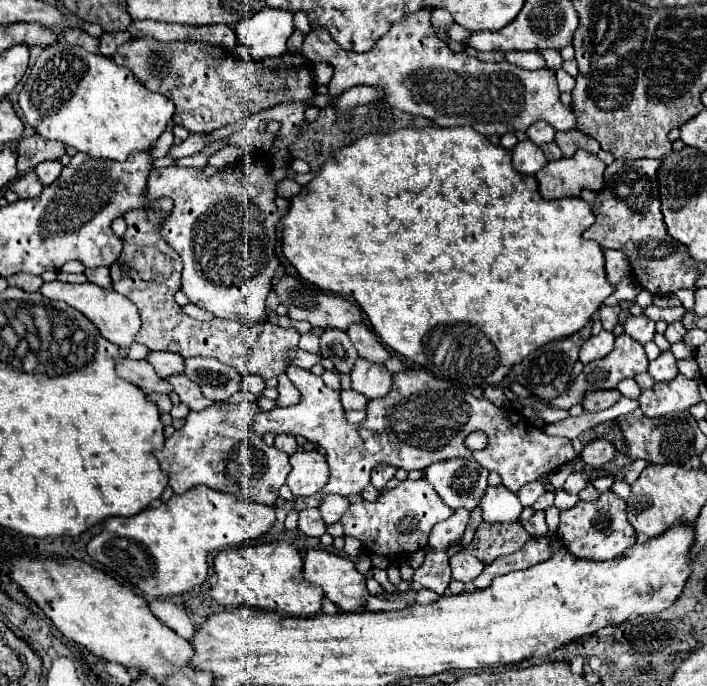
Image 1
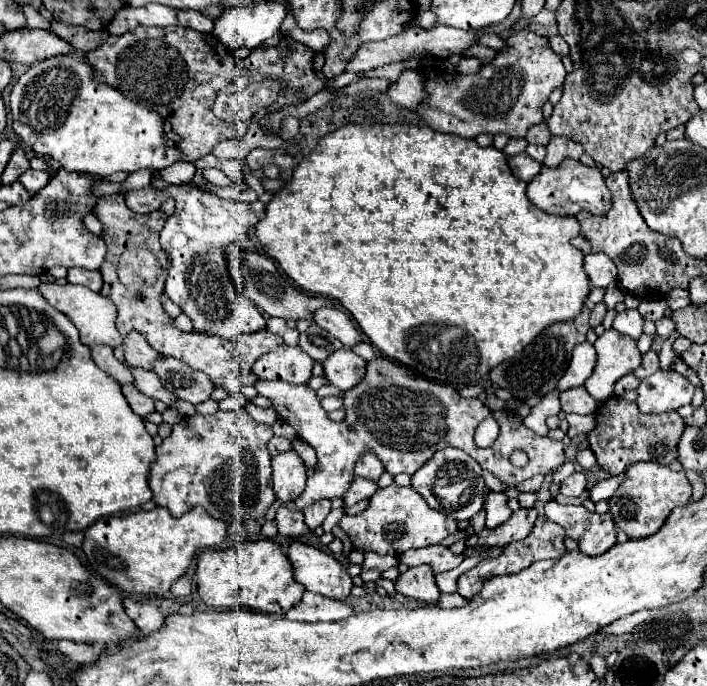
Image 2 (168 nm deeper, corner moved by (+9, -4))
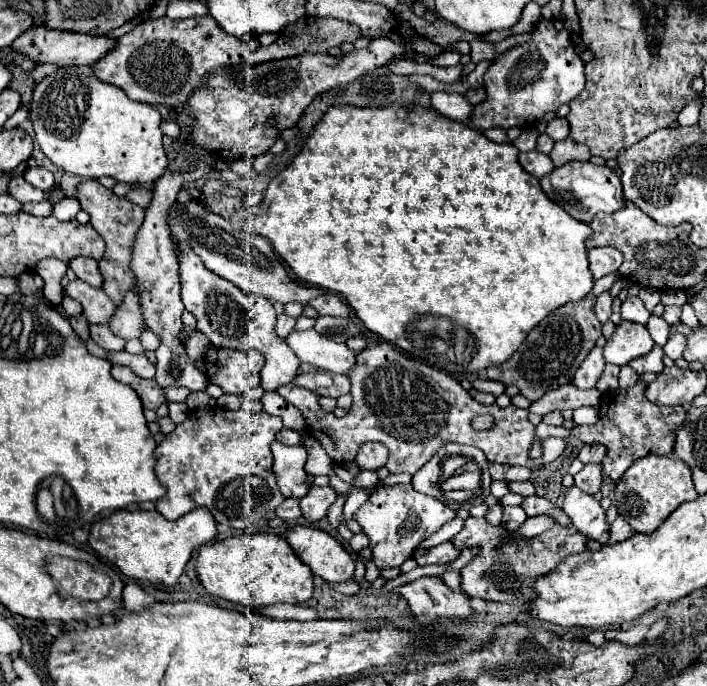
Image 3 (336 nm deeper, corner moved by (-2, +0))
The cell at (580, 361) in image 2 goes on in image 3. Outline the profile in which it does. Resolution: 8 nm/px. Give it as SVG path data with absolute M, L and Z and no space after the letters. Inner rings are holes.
M594 346L588 352L586 360L576 370L572 384L578 386L578 388L594 388L596 382L598 382L598 378L600 378L600 374L602 374L602 370L604 370L604 366L606 364L604 364L604 356L602 356L602 348Z

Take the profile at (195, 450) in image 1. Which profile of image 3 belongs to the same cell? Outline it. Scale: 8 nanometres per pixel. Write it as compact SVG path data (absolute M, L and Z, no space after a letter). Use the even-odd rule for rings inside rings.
M220 406L192 410L156 448L156 476L168 488L166 496L156 502L156 510L168 520L178 520L190 510L206 506L216 522L228 528L246 528L258 522L284 502L272 472L270 450L280 430L282 420L268 412L248 414Z

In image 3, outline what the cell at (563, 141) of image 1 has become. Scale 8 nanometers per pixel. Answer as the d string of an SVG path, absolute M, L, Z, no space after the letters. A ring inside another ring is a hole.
M564 138L564 140L554 144L554 150L550 152L550 158L552 158L554 166L562 166L570 160L590 160L590 148L574 142L572 138Z

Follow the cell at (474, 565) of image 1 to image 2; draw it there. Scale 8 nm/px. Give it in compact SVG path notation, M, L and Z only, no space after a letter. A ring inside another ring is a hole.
M429 546L429 548L419 548L419 550L407 550L405 554L401 554L401 562L409 568L421 566L421 564L429 564L435 572L445 572L445 570L453 570L463 562L461 554L453 554L447 546Z

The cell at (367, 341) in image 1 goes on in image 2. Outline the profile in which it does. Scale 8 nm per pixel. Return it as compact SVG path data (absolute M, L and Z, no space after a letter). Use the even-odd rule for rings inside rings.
M321 308L317 310L317 316L313 316L313 322L321 328L325 328L331 336L343 342L343 346L351 348L363 340L361 332L355 328L351 318L339 310L339 308Z

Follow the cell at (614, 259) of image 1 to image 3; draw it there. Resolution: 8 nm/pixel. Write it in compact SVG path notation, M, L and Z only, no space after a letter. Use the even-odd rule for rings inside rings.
M612 246L592 248L592 250L588 250L588 260L590 260L590 270L592 270L594 278L602 278L606 274L618 272L618 268L622 264L622 252Z

